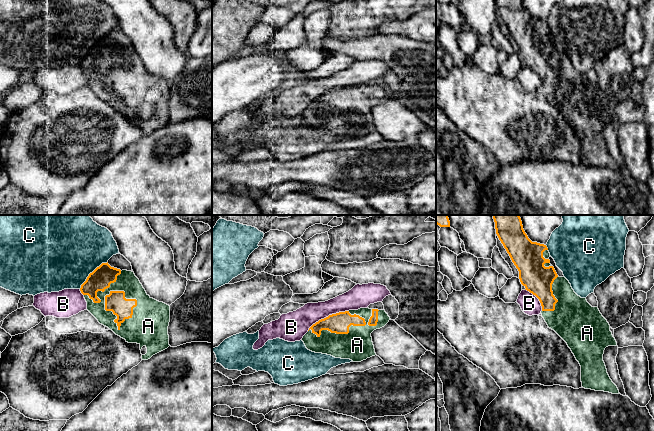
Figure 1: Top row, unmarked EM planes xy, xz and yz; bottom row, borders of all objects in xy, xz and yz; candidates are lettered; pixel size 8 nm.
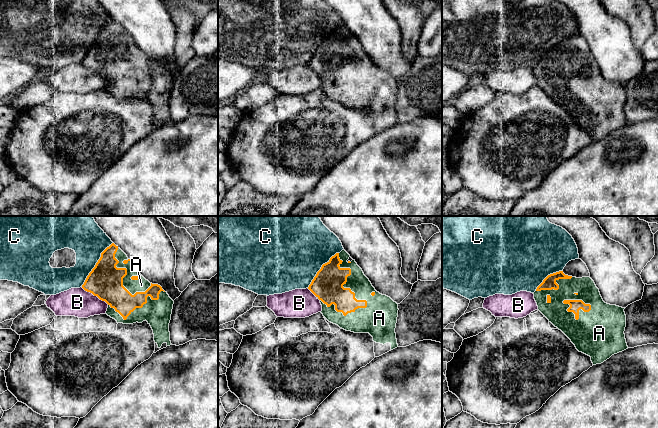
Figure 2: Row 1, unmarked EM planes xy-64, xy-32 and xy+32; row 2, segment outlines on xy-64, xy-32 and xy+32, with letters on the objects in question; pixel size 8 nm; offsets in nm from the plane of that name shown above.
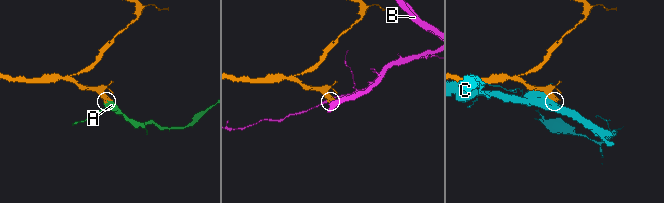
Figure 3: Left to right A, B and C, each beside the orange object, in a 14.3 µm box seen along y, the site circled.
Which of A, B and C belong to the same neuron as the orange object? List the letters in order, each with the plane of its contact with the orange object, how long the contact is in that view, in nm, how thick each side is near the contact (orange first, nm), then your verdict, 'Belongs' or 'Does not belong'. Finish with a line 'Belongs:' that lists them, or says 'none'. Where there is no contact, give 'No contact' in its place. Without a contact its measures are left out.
A: Touches orange in xz. Shared border 600 nm. Thickness 170 nm (orange) against 240 nm. Belongs
B: Touches orange in xz. Shared border 380 nm. Thickness 170 nm (orange) against 200 nm. Does not belong
C: Touches orange in xy. Shared border 320 nm. Thickness 180 nm (orange) against 480 nm. Does not belong
Belongs: A

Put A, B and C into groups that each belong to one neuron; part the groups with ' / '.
A / B / C

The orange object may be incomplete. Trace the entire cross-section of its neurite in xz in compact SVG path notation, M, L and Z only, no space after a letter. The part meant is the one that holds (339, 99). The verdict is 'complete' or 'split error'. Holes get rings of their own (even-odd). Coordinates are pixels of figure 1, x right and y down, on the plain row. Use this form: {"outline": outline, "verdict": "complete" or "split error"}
{"outline": "M360 84L339 88L313 100L302 117L312 128L361 138L376 131L371 109L389 96L385 86Z", "verdict": "split error"}

